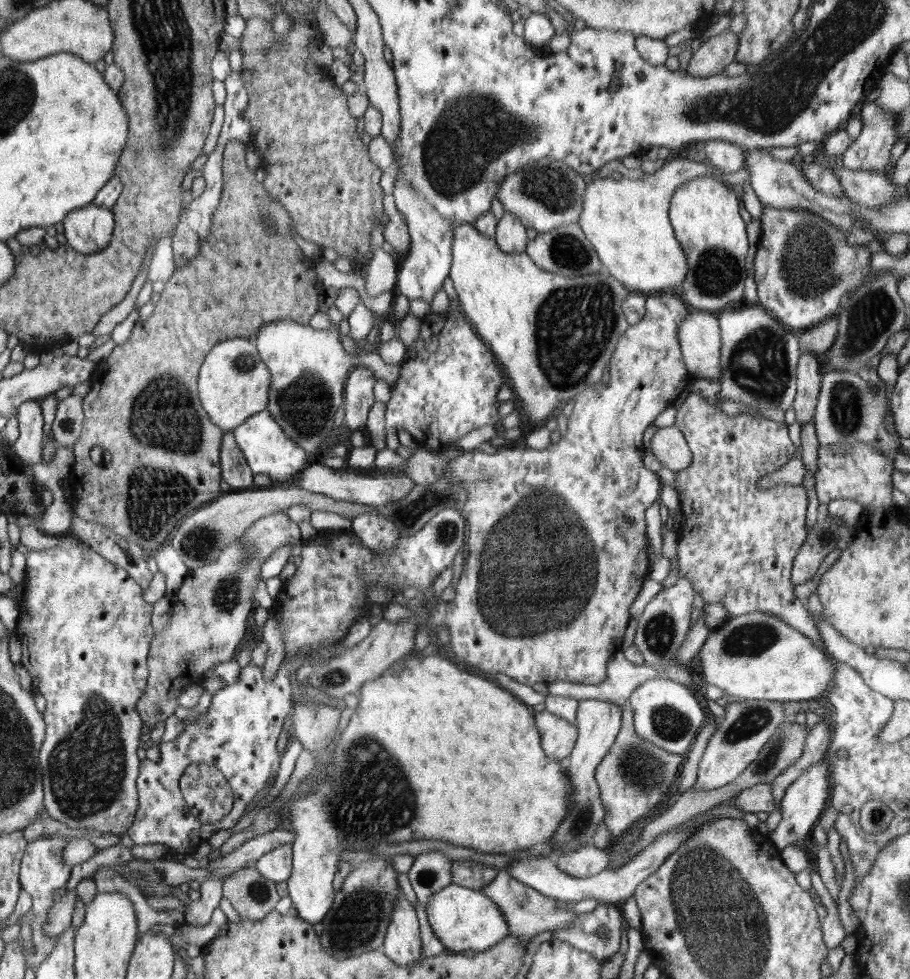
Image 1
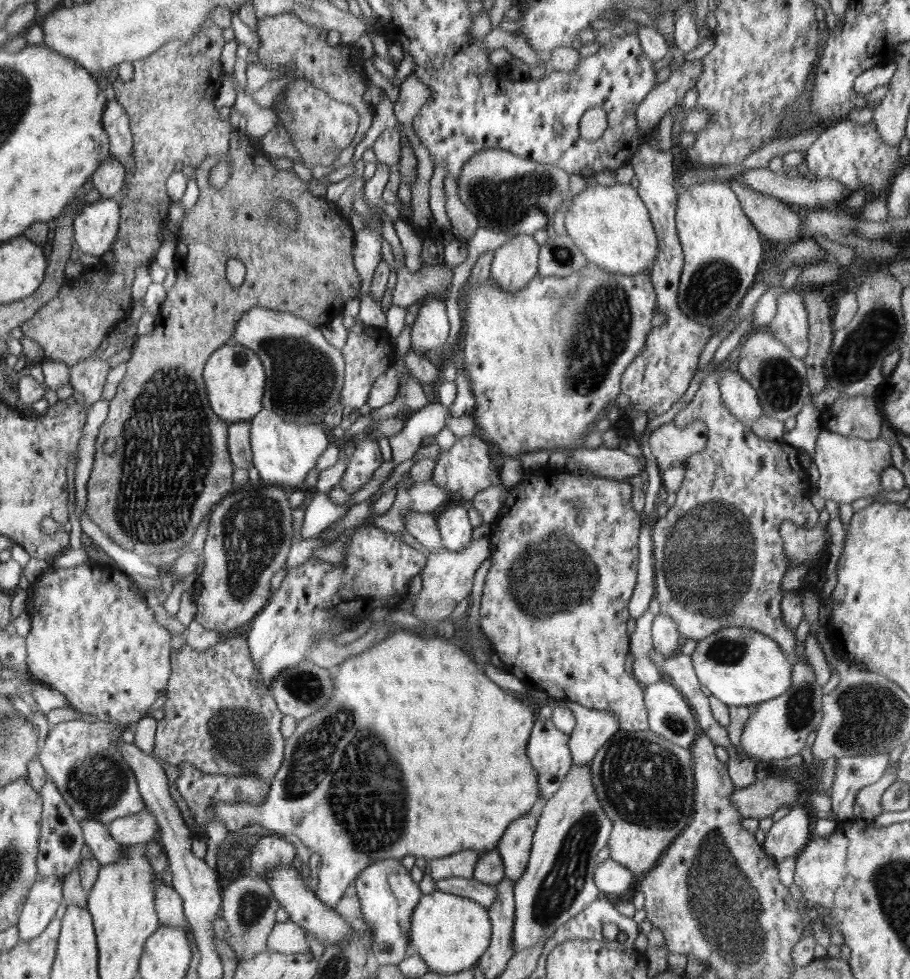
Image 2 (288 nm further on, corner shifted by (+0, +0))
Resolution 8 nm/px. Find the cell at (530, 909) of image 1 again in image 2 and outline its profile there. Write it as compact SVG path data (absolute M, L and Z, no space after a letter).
M445 878L445 880L435 880L435 890L439 892L447 892L453 896L461 896L461 898L469 898L475 900L479 906L489 908L495 902L495 886L485 886L477 880L465 880L465 878Z

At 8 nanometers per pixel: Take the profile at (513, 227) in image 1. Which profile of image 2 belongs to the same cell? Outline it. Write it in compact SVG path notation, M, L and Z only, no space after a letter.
M519 234L493 252L489 270L501 292L515 294L537 276L539 248L533 236Z

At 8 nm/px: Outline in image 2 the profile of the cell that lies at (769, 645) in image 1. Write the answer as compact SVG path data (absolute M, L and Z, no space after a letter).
M739 626L721 628L719 632L699 640L695 652L691 654L691 664L701 688L705 688L705 692L715 696L727 708L757 706L781 696L791 684L793 670L793 660L779 650L777 642L753 628Z

